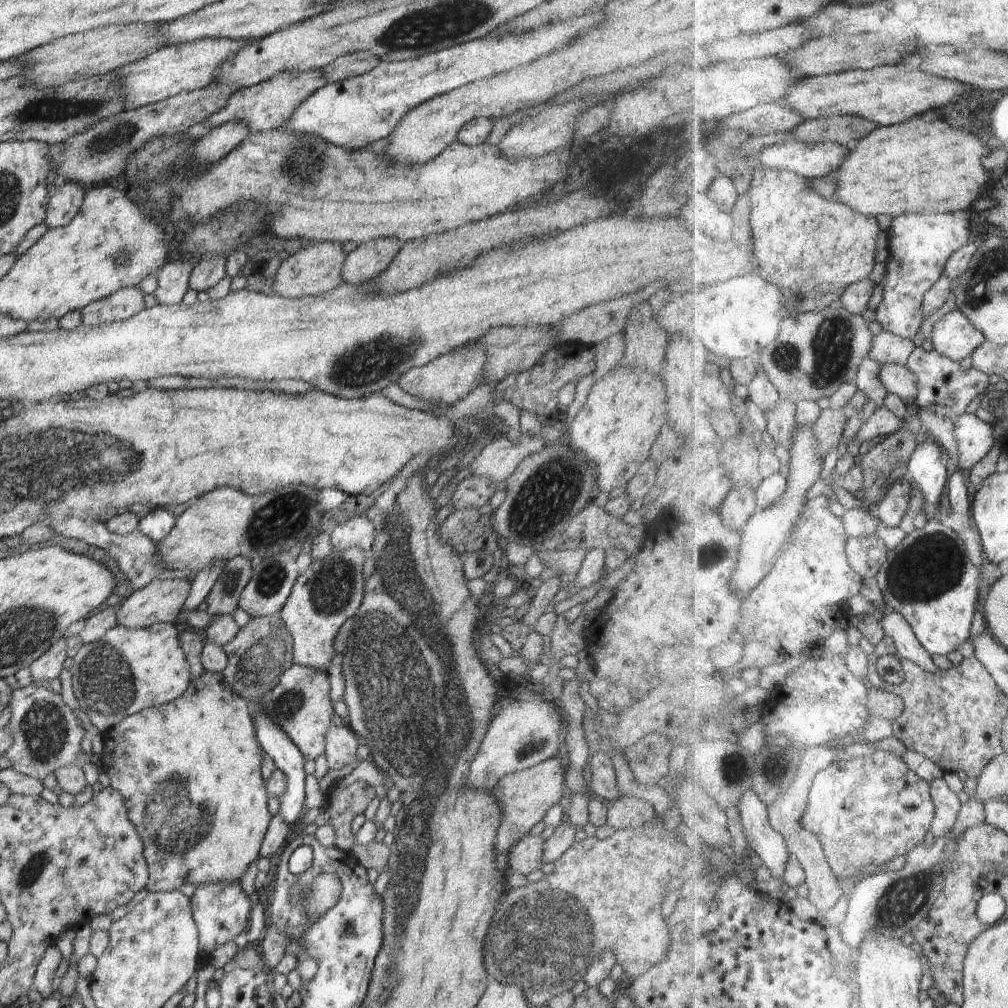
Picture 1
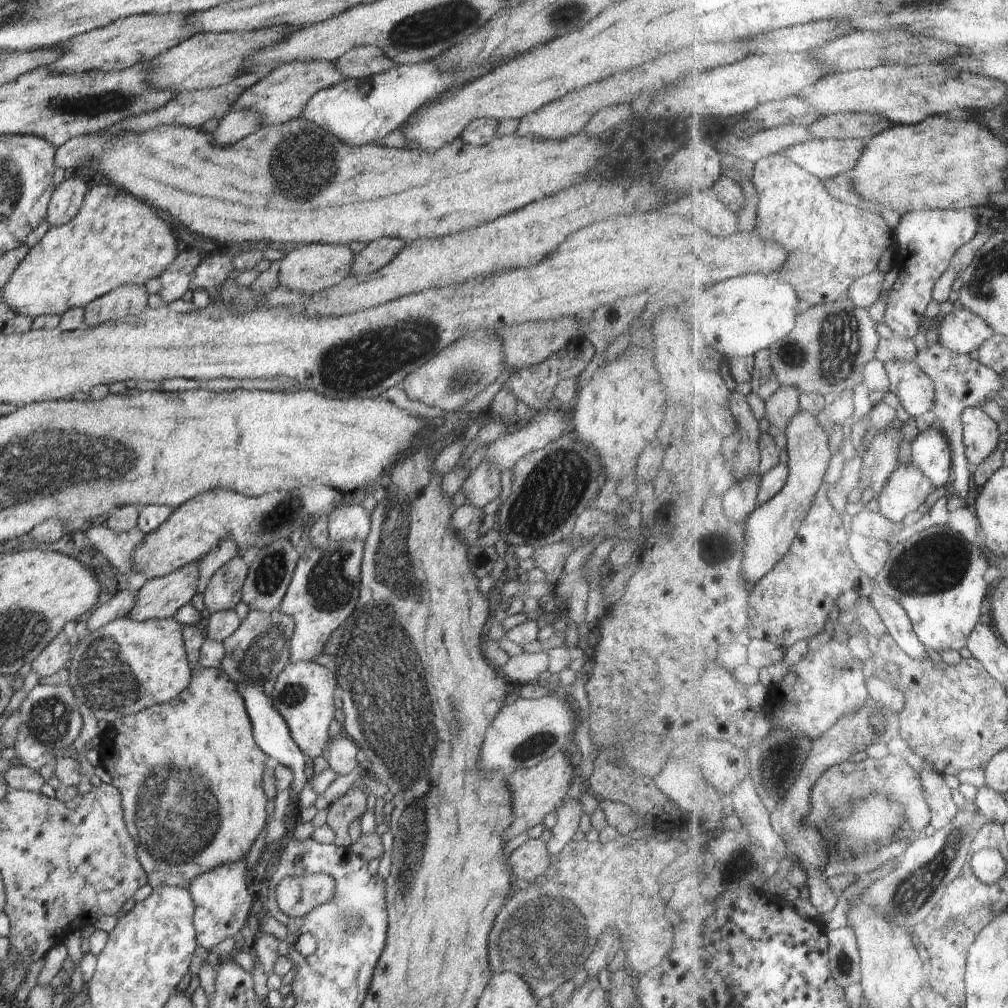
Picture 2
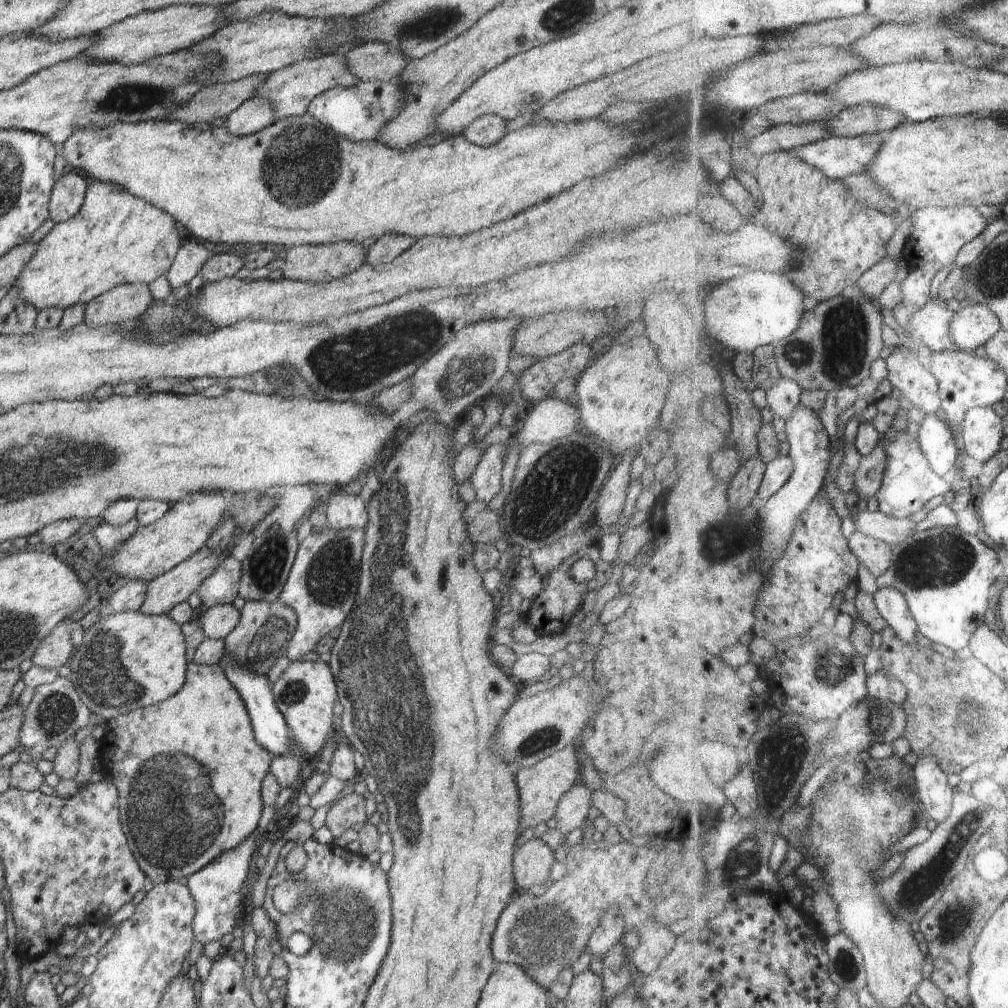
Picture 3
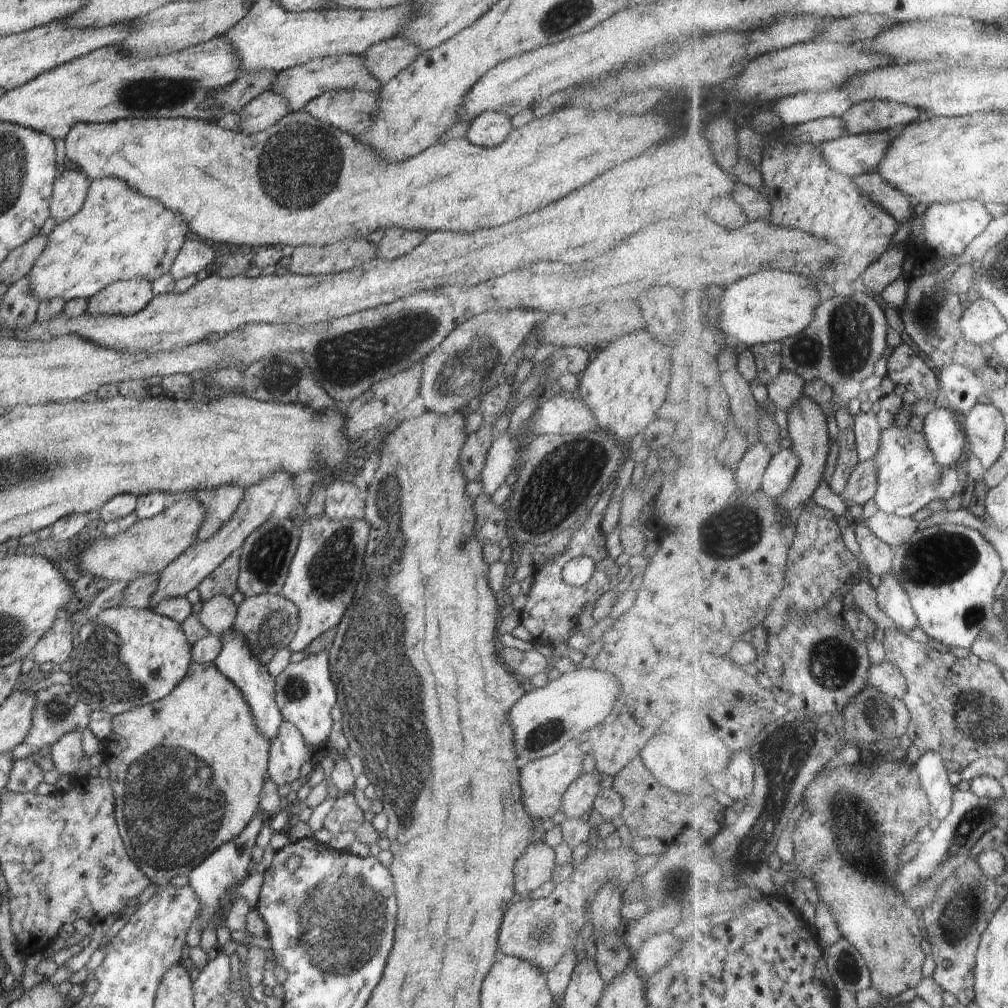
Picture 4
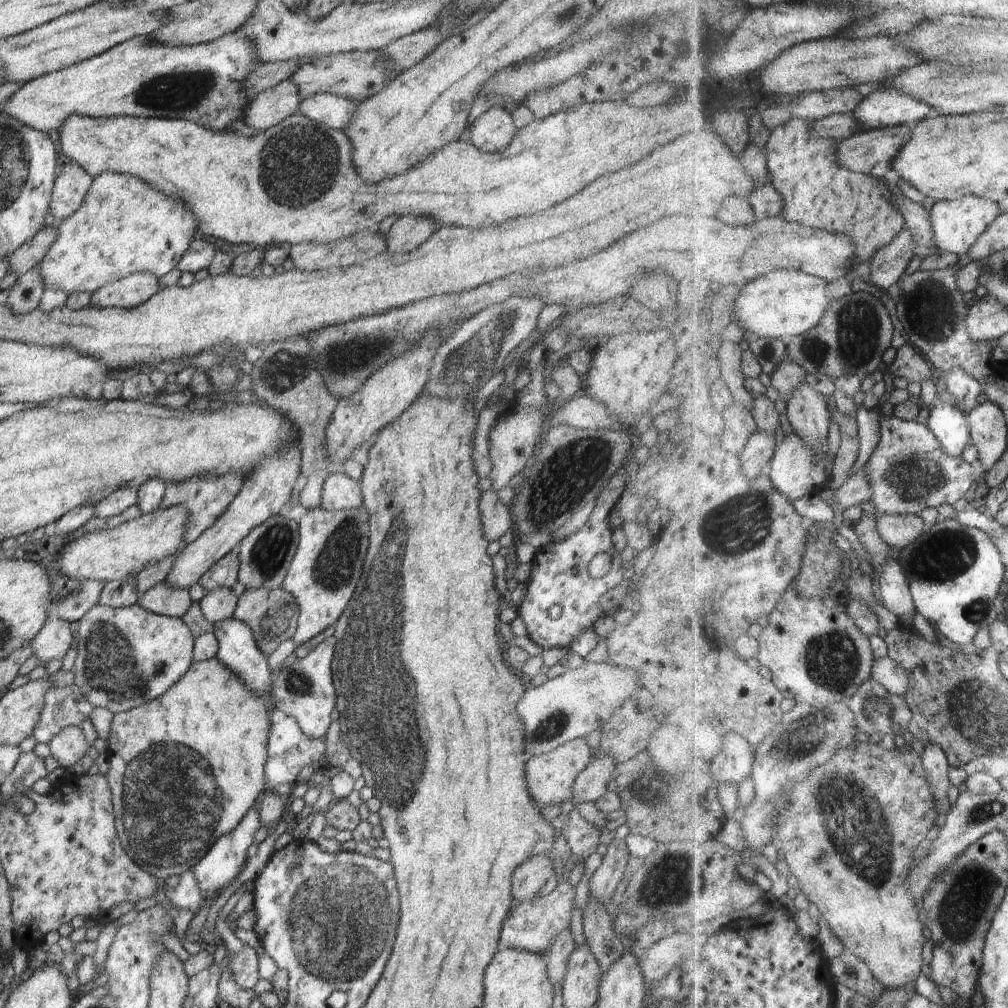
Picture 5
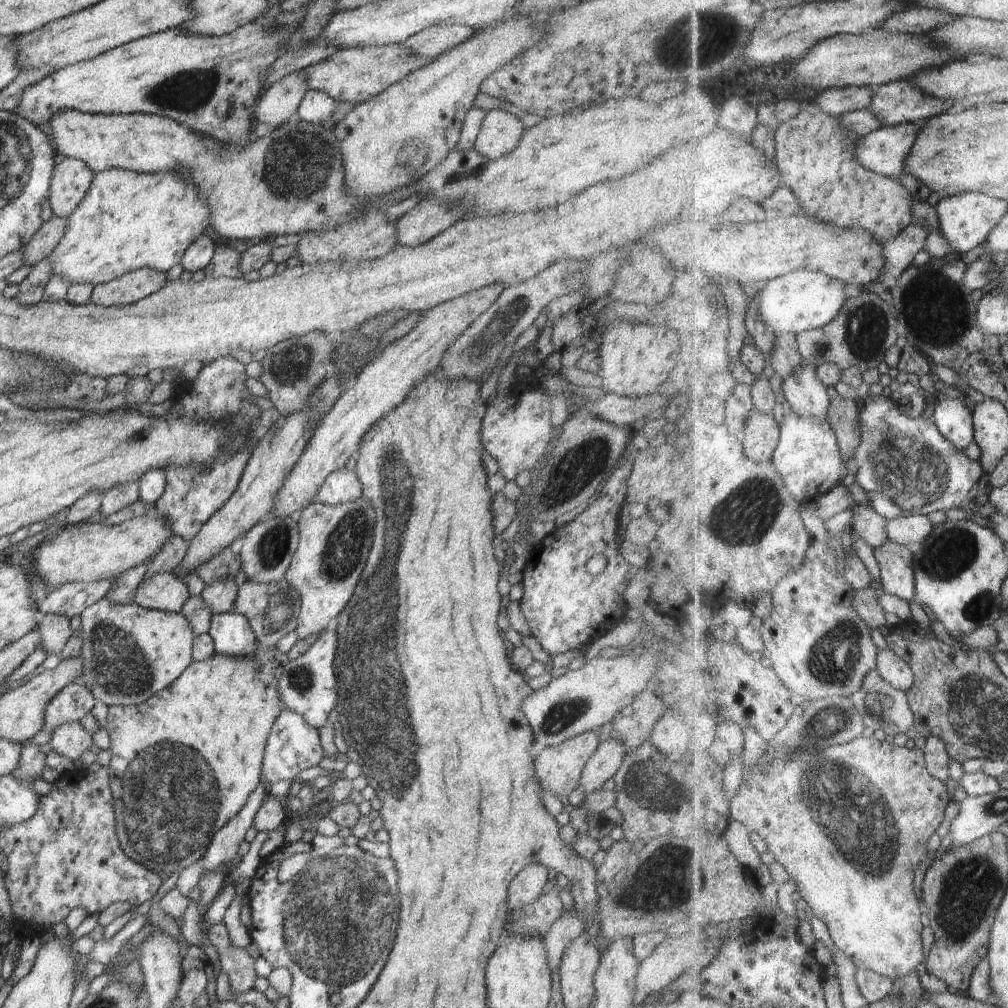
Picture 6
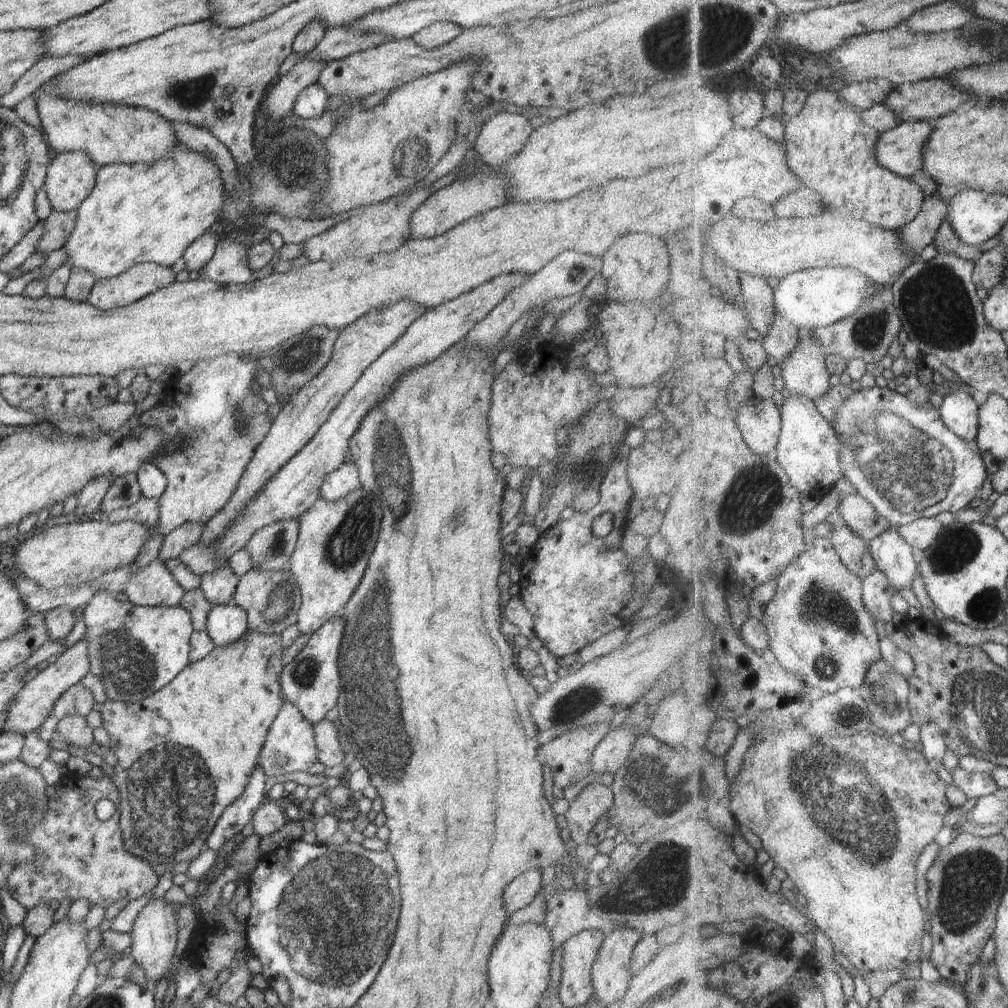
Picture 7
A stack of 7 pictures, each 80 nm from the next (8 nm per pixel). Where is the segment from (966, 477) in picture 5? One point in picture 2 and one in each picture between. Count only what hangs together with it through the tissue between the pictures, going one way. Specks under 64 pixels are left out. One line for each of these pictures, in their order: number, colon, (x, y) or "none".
2: (908, 488)
3: (910, 483)
4: (911, 477)

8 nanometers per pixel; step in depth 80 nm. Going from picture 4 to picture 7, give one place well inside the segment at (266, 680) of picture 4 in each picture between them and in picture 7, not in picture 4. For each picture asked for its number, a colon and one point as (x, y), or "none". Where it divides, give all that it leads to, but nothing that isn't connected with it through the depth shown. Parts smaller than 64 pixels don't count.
5: (237, 649)
6: (230, 631)
7: (226, 623)

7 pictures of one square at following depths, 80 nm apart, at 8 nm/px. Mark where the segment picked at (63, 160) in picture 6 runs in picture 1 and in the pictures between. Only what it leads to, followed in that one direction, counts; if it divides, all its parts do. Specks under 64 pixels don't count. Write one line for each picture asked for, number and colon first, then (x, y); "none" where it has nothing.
1: (66, 200)
2: (66, 199)
3: (68, 194)
4: (70, 188)
5: (72, 182)

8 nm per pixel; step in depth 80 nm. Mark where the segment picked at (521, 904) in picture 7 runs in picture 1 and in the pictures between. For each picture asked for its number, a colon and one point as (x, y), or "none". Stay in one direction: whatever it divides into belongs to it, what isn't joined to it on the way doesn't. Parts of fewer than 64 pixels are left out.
1: (525, 856)
2: (530, 860)
3: (532, 861)
4: (534, 868)
5: (528, 879)
6: (527, 886)

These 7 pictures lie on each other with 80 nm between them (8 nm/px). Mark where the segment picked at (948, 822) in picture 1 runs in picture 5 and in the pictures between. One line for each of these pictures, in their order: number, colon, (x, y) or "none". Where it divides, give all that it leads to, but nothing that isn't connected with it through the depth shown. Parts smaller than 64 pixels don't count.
2: (944, 809)
3: (937, 796)
4: (934, 772)
5: (937, 762)

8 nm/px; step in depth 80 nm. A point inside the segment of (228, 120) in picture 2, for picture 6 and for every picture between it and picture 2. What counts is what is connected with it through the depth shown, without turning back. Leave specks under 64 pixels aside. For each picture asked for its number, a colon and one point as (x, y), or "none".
3: (256, 113)
4: (260, 113)
5: (270, 107)
6: (279, 101)

